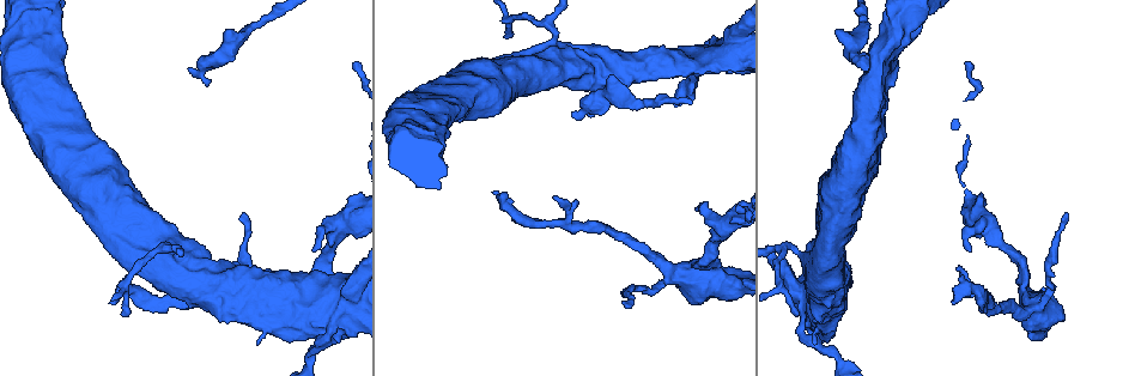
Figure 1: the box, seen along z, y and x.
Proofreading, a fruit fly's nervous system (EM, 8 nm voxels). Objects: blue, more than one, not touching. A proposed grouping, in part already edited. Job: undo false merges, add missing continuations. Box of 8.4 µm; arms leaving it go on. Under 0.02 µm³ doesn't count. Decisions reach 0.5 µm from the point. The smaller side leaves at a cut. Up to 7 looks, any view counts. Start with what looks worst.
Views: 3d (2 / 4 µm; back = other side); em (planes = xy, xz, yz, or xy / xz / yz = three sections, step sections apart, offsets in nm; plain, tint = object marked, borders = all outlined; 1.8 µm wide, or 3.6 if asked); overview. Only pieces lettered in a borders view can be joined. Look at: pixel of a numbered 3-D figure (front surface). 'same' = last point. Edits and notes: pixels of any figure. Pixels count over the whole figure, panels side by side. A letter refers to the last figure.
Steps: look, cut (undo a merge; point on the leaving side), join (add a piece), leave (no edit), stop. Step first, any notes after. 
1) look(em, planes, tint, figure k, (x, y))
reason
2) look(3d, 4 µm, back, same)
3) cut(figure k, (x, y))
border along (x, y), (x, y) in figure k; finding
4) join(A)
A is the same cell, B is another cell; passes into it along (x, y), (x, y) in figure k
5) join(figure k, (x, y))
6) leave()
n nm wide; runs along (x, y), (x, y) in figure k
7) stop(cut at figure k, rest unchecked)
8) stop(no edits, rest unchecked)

look(em, planes, borders, figure 1, (571, 115))
branch stops here

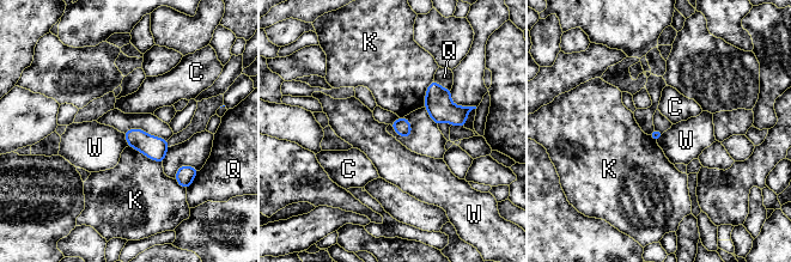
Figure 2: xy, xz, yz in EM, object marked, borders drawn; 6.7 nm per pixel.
leave()
C, K, Q and W are other cells; border along (122, 133), (128, 145) in figure 2; none of them fits

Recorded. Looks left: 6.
look(em, planes, borders, figure 1, (952, 301))
branch stops here

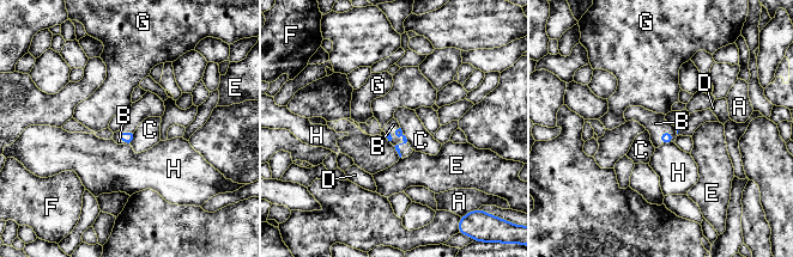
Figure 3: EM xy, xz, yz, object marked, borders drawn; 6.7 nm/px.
join(B)
B is the same cell, A, C, D, E, F, G and H are other cells; passes into it along (399, 133), (403, 138), (393, 124) in figure 3; it goes on there

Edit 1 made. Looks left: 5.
look(overview)
redraw

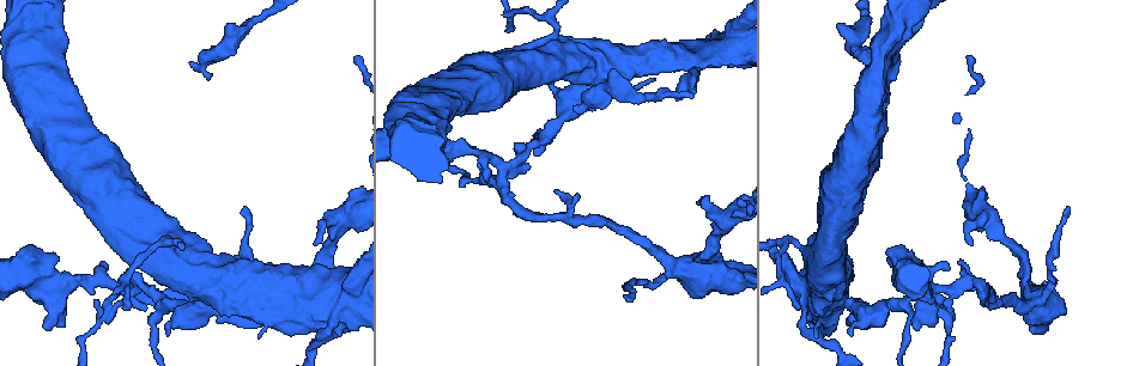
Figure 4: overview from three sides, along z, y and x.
look(em, planes, borders, figure 4, (627, 299))
an open end

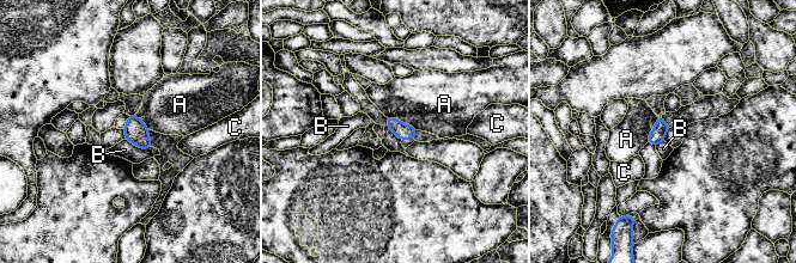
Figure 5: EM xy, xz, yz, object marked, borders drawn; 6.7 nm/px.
leave()
100 nm wide; A, B and C are other cells; border along (387, 116), (394, 116), (417, 129) in figure 5; no lettered piece goes on from it

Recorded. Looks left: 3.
stop(join at figure 3, rest unchecked)

